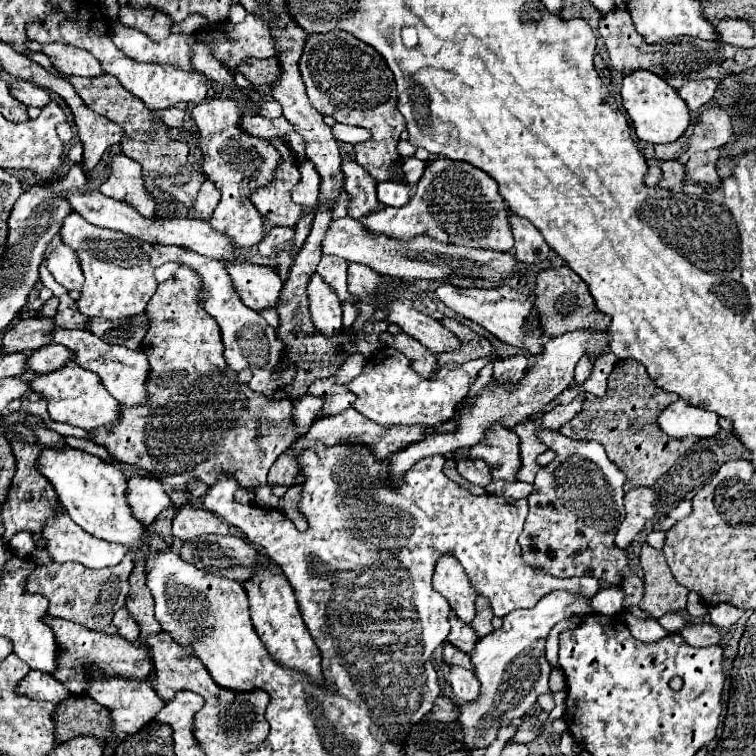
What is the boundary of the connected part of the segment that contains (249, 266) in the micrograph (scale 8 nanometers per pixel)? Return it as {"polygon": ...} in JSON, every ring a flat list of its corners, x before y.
{"polygon":[[240,260,228,262,226,268,234,282,236,294,248,308,262,310,276,306,276,300,282,290,282,280,278,278,278,274,274,274,272,266]]}

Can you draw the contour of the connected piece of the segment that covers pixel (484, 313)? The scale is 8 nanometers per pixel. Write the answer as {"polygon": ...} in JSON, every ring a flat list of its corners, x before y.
{"polygon":[[442,284,438,290,436,290,438,298,450,308,454,310,456,314,472,320,472,322,478,322,482,328,486,328,490,334,494,334,498,340,510,344,510,346,516,346,516,348,524,348,528,350,530,354,540,354,542,352,542,346,538,342,540,338,540,330,532,332,532,334,526,334,522,332,522,322,524,318,530,314,532,310,532,302,530,298,526,298,524,294,520,294,518,290,510,288,510,286,502,286,502,288,488,288,488,290,476,290,476,288,456,288,456,286,450,286,450,284]]}

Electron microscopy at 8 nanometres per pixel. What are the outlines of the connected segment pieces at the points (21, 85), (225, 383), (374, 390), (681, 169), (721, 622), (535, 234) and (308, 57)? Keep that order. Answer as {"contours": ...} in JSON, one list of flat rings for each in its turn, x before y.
{"contours":[[[18,80,18,82,12,82,10,84,10,92,16,100,20,100,22,104,26,106,46,106,50,102,50,96,44,88,38,88,36,84,28,82,28,80]],[[180,266,172,278,158,284,152,302,146,306,150,328,142,342,142,352,150,360,148,400,140,406,122,406,120,424,102,426,90,434,96,444,102,444,116,460,146,470,152,478,170,488,180,488,192,480,202,480,210,486,222,472,232,472,240,486,258,488,254,500,258,506,276,508,278,498,272,494,266,474,272,462,298,438,294,430,294,404,288,398,268,400,264,394,252,392,238,380,238,374,228,368,220,326,206,314,198,300,198,292,202,290,202,278,188,266]],[[380,348,372,354,372,358,368,358,362,374,350,382,350,390,358,396,354,408,366,418,384,426,442,424,450,420,458,404,462,404,486,362,488,360,466,362,458,368,448,368,440,364,434,370,432,378,422,378,416,370,412,370,410,360,402,352,394,348]],[[666,160,662,164,664,170,664,178,660,180,660,186,674,190,676,186,680,186,680,182,686,180,686,164,680,160]],[[718,604,718,606,712,606,712,608,710,608,710,624,714,624,714,626,720,628,720,630,726,630,726,628,734,626,742,614,744,614,744,612,738,610,736,606]],[[510,214,510,226,514,232,514,240,516,240,516,258,524,264,540,264,544,260,548,260,550,256,550,246,546,244,546,240,542,238,540,230,532,226,532,222]],[[332,30,326,34,310,34,300,58,300,72,306,84,310,102,320,114,330,114,336,122,362,126,372,132,368,142,358,144,356,162,364,166,376,182,398,180,392,172,392,164,400,160,396,144,404,130,404,116,396,108,396,82,386,66,384,58,362,40,344,30]]]}

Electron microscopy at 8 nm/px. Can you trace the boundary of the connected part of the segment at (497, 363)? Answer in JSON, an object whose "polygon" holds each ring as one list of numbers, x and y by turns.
{"polygon":[[522,352,508,356,508,358,498,358,498,360,494,360,494,378,502,380,502,382,518,382,518,378,522,378,526,366,528,366,528,356]]}

